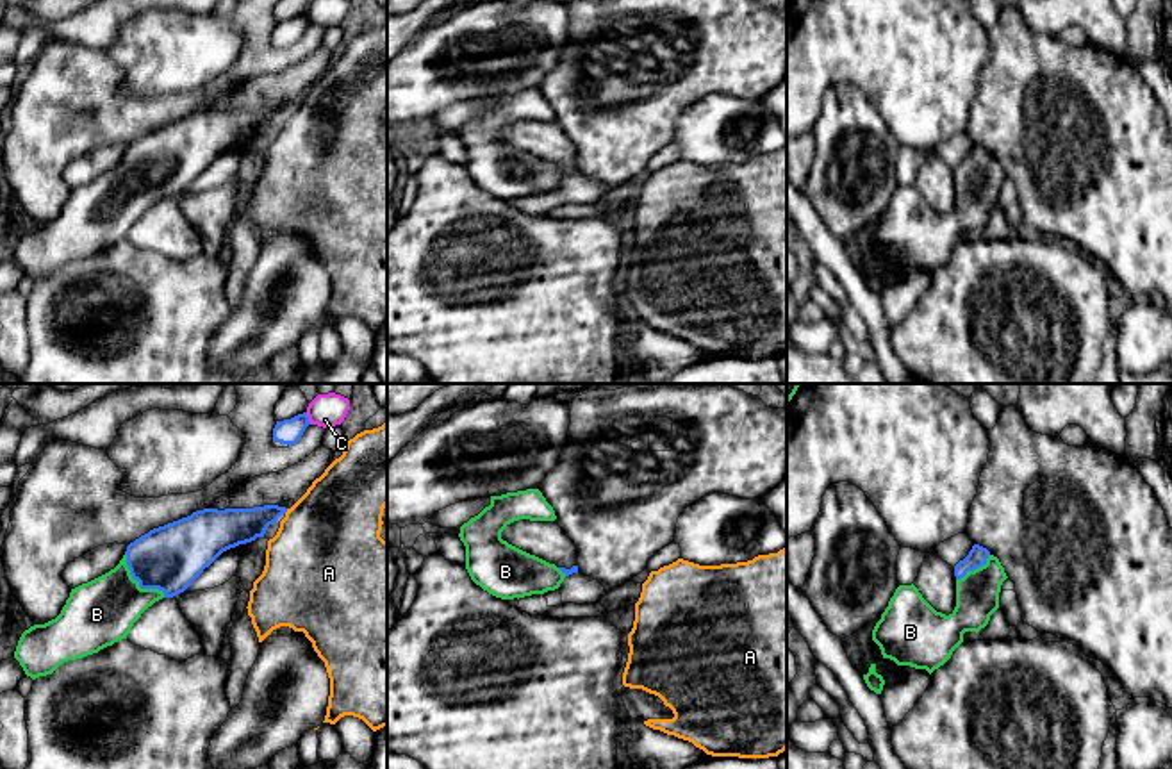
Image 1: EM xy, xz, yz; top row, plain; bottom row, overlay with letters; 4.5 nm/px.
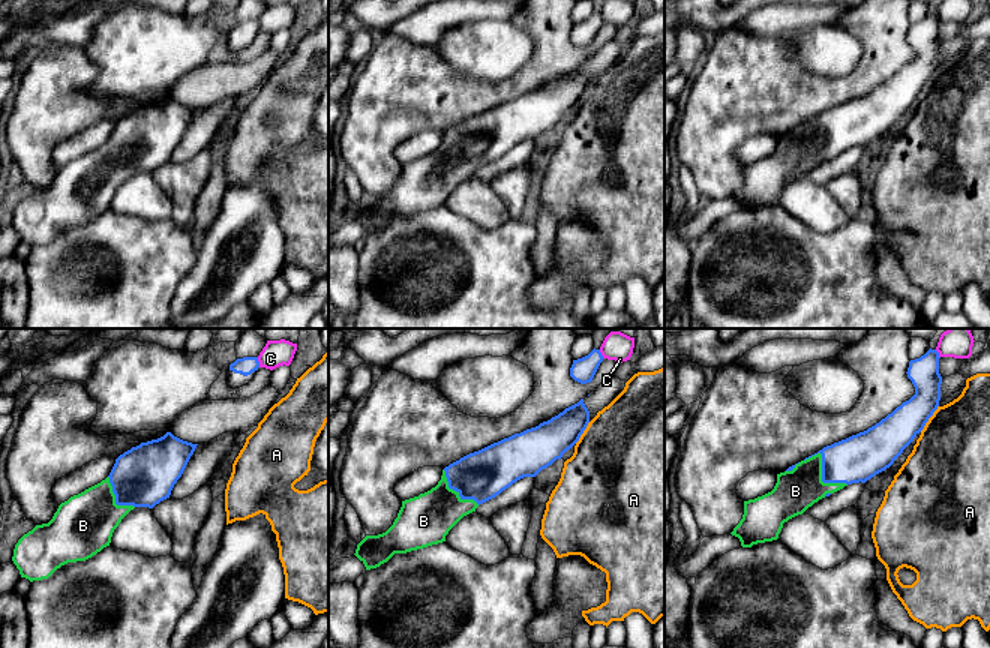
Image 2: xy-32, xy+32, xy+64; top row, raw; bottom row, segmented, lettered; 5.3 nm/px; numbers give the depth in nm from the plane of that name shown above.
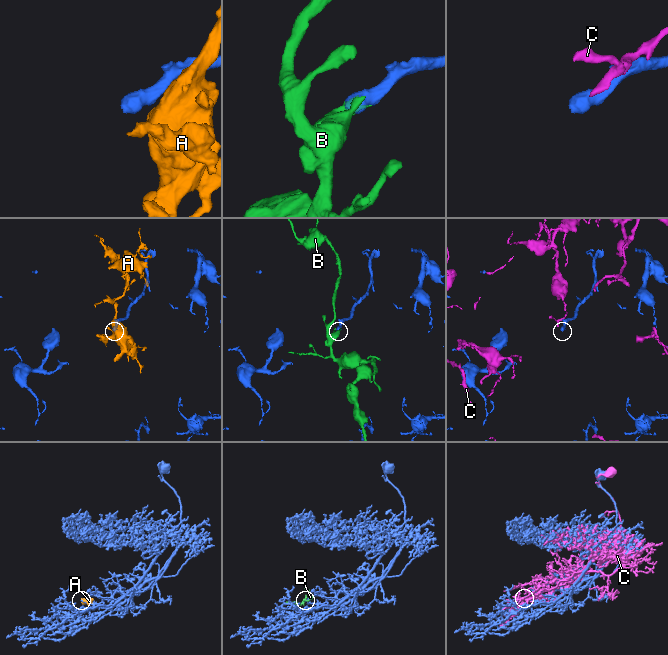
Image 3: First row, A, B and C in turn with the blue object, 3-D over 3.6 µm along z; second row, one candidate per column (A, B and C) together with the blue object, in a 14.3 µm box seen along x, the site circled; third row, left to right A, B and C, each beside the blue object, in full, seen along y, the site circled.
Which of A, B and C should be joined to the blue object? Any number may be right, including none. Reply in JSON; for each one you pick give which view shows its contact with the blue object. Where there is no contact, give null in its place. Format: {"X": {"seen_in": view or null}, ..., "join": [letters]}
{"B": {"seen_in": "xy"}, "join": ["B"]}

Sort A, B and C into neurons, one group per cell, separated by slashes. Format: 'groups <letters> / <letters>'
groups A / B / C

